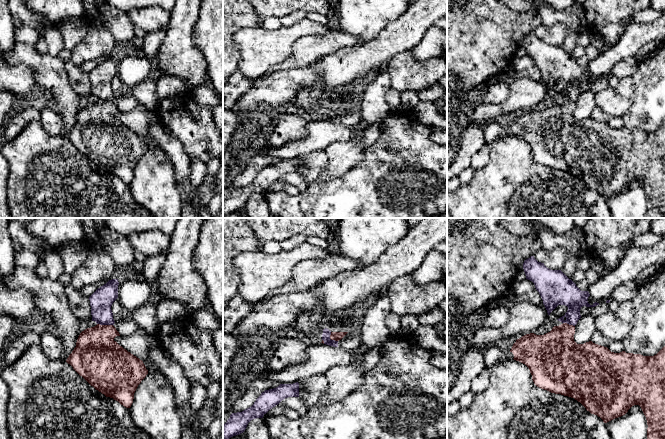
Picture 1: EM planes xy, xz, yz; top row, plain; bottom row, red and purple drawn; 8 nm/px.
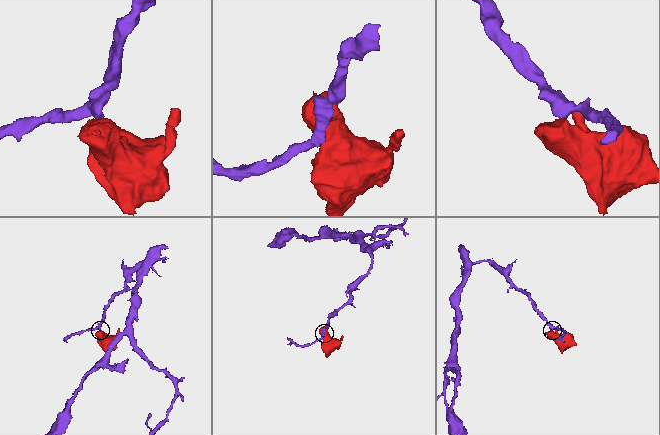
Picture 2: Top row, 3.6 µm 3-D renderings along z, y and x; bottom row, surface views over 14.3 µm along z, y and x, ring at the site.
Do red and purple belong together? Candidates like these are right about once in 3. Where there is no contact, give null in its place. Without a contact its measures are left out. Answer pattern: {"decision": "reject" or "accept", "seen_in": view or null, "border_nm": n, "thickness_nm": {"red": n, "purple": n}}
{"decision": "reject", "seen_in": "xy", "border_nm": 130, "thickness_nm": {"red": 360, "purple": 180}}

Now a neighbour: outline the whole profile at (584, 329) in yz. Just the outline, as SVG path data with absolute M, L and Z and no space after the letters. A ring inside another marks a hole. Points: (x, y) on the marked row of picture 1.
M587 315L581 317L575 325L574 341L577 344L584 344L591 341L592 335L597 331L595 317Z

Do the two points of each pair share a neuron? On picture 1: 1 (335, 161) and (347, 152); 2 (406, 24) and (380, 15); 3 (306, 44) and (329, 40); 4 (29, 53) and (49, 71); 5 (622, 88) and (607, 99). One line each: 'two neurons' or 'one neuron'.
1: one neuron
2: two neurons
3: one neuron
4: one neuron
5: two neurons

